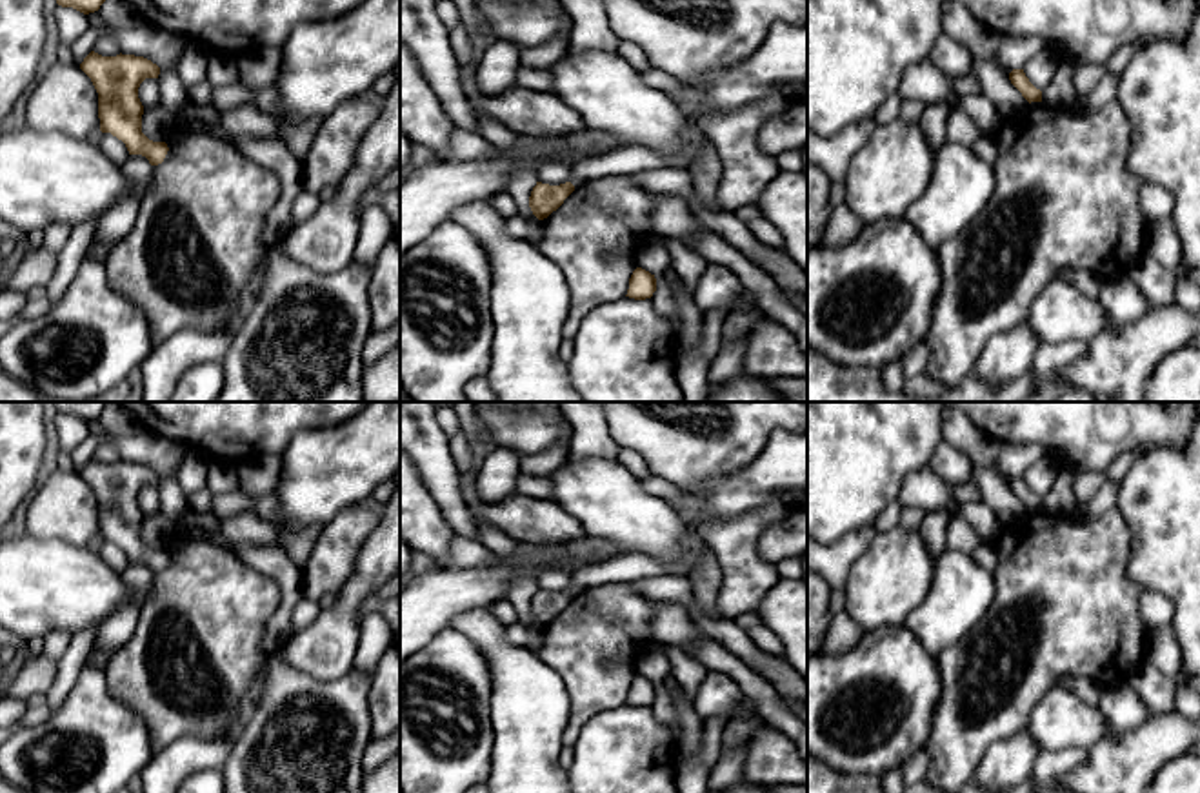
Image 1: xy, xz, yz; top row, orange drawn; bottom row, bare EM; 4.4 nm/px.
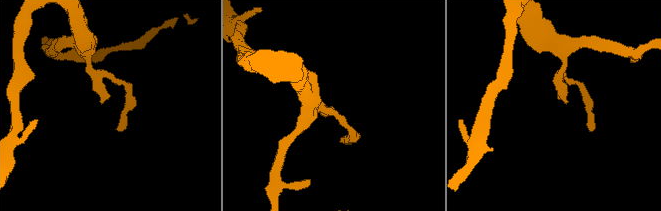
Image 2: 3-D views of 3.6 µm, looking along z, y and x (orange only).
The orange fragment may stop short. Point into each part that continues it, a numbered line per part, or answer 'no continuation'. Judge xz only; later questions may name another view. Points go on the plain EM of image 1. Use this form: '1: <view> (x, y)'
1: xz (624, 568)

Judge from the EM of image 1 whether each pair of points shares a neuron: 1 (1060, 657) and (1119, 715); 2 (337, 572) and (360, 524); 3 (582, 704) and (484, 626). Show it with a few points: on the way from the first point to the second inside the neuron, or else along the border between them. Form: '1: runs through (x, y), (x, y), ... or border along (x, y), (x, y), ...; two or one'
1: border along (1124, 679), (1100, 688); two
2: runs through (337, 561), (337, 548), (350, 535); one
3: border along (542, 661), (570, 699), (562, 735); two

